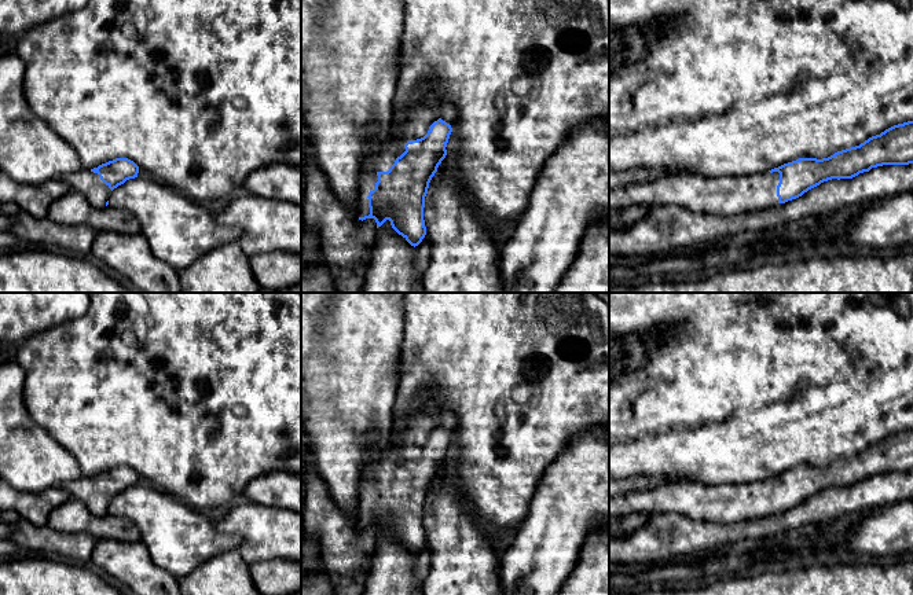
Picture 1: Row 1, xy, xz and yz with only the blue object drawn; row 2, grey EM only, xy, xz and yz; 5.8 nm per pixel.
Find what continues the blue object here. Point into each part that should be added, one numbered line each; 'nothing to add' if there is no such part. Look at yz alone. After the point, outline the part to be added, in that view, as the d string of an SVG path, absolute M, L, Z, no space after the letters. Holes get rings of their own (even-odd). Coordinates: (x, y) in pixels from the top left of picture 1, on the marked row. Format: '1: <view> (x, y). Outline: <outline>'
1: yz (747, 193). Outline: M778 172L703 177L693 173L664 176L659 180L609 190L609 212L617 214L632 205L657 209L678 205L708 214L758 212L778 205Z

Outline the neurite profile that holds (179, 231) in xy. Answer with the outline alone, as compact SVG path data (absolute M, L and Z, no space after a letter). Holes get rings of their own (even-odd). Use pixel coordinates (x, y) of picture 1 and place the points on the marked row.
M155 179L126 180L110 192L109 206L132 213L154 256L177 272L242 235L239 227L220 224L202 203Z

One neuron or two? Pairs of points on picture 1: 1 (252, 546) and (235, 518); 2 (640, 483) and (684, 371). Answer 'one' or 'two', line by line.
1: one
2: two

